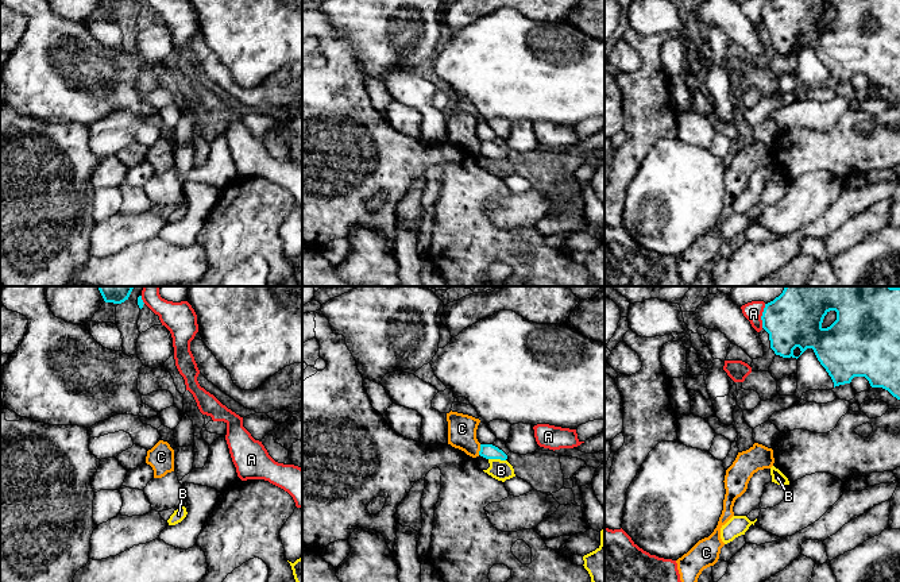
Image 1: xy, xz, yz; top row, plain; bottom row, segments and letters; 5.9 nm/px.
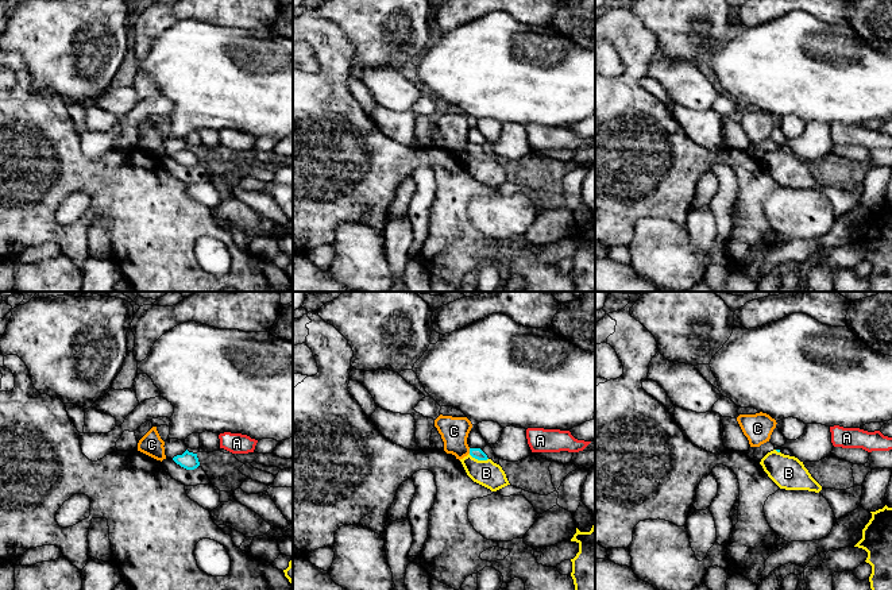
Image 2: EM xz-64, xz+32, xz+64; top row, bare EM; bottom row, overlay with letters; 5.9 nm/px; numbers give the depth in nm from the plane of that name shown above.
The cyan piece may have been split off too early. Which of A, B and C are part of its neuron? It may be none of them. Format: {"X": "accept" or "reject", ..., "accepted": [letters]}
{"A": "reject", "B": "reject", "C": "reject", "accepted": []}

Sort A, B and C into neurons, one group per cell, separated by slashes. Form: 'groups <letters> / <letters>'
groups A / B / C

